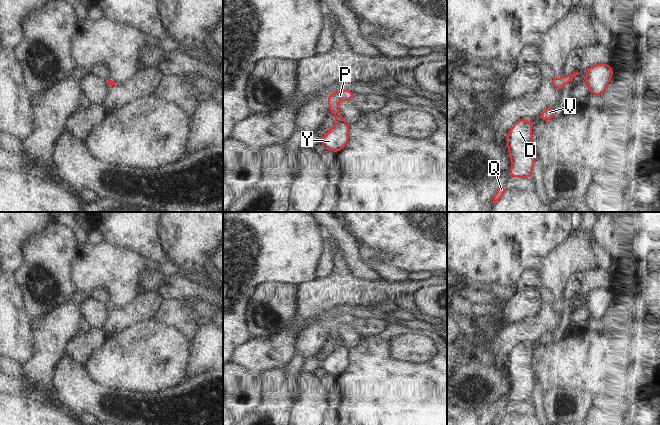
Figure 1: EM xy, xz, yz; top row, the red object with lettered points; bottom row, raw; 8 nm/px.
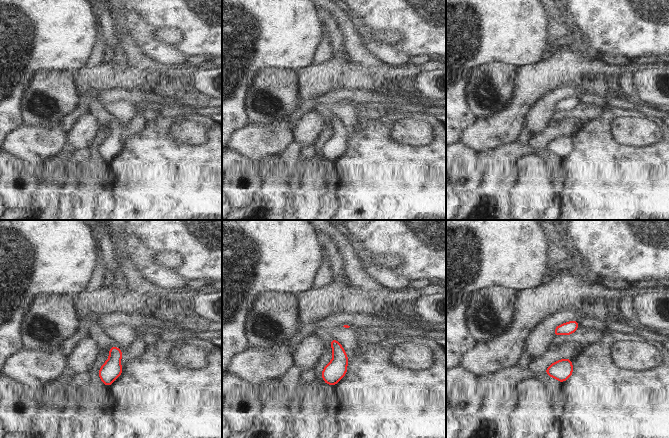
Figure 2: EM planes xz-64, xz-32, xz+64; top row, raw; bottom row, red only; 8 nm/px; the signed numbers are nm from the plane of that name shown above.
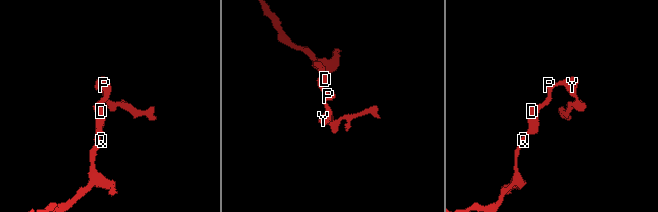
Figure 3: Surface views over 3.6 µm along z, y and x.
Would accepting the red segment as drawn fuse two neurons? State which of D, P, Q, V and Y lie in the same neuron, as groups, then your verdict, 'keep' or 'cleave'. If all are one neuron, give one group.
groups D P Q V Y; keep

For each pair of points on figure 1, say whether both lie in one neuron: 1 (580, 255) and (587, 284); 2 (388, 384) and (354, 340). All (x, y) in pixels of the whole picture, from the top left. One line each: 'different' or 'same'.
1: different
2: different

